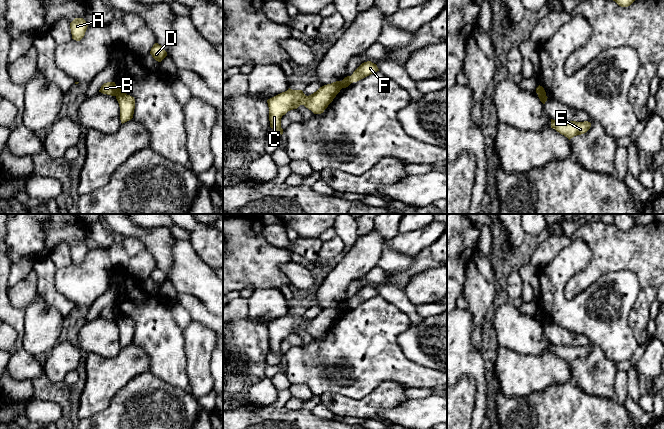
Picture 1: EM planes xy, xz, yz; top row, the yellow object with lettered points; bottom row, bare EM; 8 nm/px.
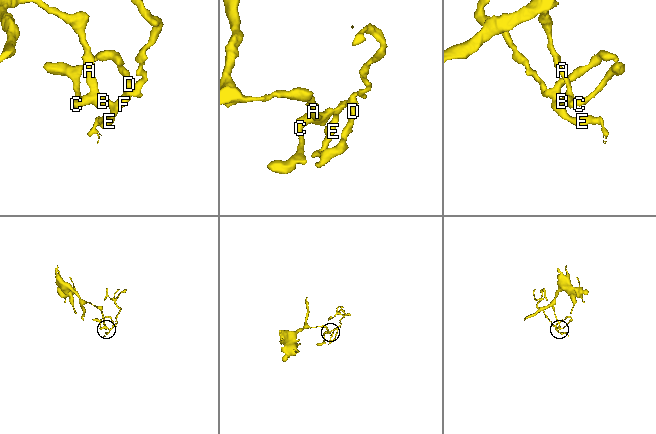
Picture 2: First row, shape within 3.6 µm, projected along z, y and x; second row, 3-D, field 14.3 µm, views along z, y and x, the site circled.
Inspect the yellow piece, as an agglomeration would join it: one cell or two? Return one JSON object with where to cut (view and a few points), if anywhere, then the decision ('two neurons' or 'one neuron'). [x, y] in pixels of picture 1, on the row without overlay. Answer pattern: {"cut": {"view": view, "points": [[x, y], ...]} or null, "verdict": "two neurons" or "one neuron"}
{"cut": {"view": "yz", "points": [[538, 317], [545, 319]]}, "verdict": "two neurons"}

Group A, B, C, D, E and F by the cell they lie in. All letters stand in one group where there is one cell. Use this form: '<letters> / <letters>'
A B C / D E F

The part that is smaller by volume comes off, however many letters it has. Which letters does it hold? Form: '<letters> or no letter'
D, E, F

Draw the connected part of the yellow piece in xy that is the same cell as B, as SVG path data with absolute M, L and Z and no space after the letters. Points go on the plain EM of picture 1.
M115 306L104 307L99 314L99 316L103 318L111 320L116 320L120 315L121 313L115 308Z

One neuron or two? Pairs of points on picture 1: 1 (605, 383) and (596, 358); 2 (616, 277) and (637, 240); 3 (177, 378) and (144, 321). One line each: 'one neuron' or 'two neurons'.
1: one neuron
2: two neurons
3: one neuron

